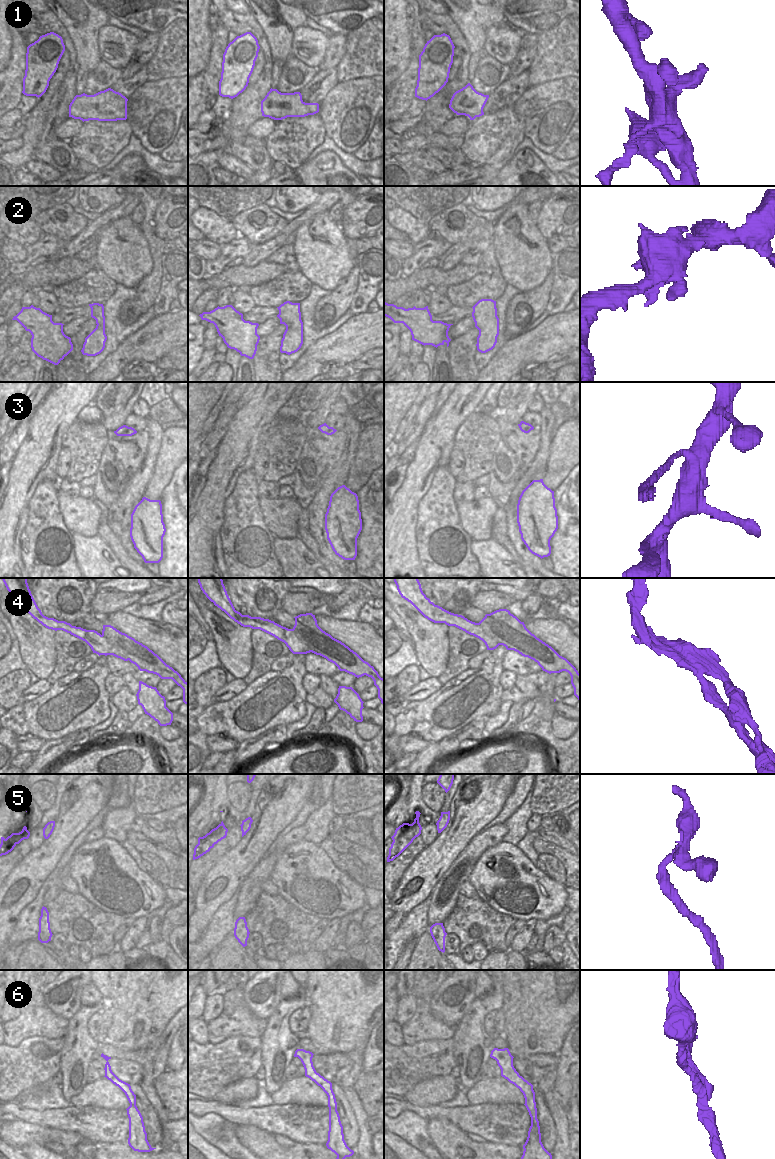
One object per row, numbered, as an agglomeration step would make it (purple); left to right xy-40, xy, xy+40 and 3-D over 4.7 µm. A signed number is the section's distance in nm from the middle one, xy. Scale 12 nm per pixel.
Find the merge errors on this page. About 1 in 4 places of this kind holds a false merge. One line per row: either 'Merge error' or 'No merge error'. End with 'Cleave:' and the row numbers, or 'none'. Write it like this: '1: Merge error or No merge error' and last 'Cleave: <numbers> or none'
1: No merge error
2: No merge error
3: Merge error
4: Merge error
5: No merge error
6: No merge error
Cleave: 3, 4.

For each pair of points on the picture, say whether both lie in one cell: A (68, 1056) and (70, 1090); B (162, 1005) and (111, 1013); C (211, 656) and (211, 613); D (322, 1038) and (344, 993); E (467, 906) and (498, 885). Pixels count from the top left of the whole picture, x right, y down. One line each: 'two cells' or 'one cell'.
A: one cell
B: two cells
C: two cells
D: one cell
E: two cells

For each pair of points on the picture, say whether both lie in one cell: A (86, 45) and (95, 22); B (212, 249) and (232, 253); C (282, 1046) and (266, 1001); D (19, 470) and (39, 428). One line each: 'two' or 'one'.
A: one
B: two
C: two
D: one

